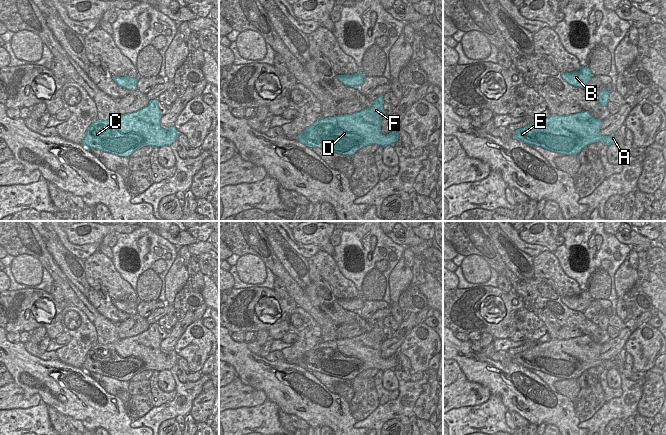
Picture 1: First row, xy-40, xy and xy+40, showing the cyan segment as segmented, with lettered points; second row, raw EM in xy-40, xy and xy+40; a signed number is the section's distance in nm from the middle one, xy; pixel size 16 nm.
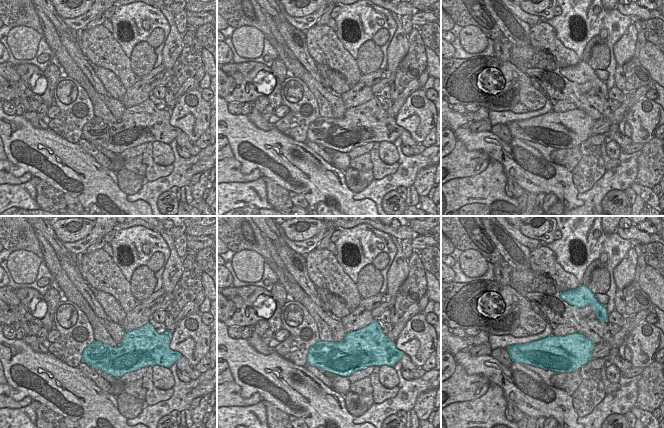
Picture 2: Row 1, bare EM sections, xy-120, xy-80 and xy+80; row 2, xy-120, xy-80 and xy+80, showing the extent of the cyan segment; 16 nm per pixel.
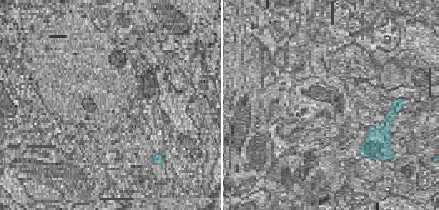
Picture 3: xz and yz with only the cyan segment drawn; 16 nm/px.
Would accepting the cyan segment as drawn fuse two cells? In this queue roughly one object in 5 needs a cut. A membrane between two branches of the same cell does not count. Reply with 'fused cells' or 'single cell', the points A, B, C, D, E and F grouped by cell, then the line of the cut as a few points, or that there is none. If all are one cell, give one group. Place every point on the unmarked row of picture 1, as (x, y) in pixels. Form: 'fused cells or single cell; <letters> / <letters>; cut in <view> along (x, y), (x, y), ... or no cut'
single cell; A B C D E F; no cut

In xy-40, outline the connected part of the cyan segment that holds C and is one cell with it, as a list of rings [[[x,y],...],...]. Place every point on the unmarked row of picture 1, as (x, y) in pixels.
[[[156,322],[136,336],[110,344],[97,344],[87,352],[81,369],[128,382],[146,370],[170,370],[178,363],[179,357],[174,350],[168,353],[161,351],[163,339],[158,326]]]

